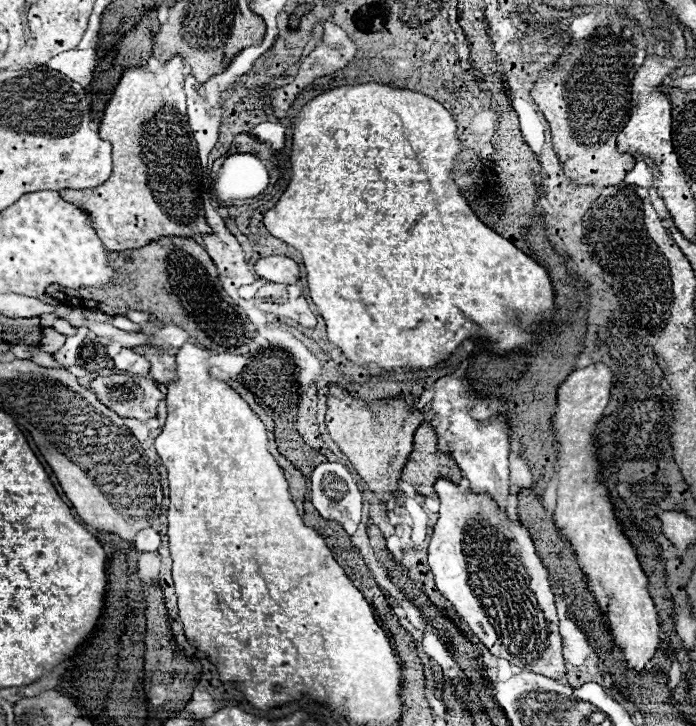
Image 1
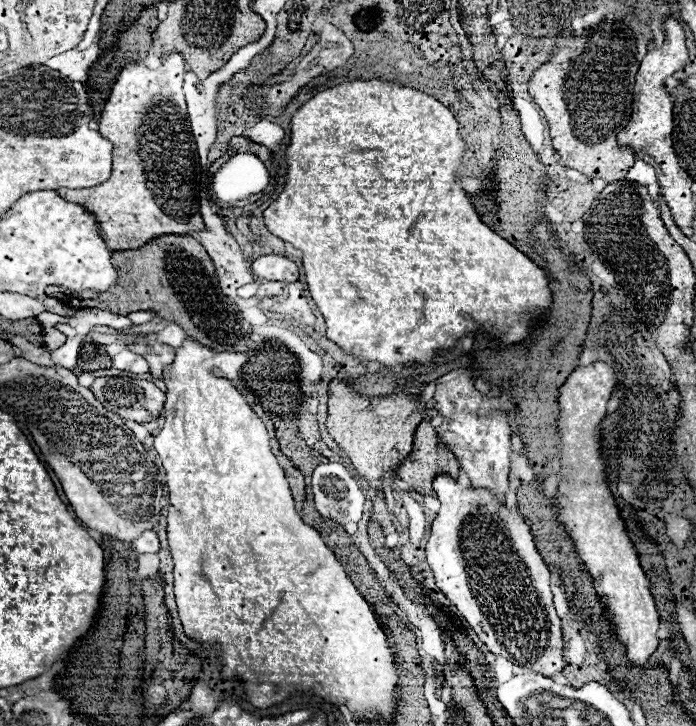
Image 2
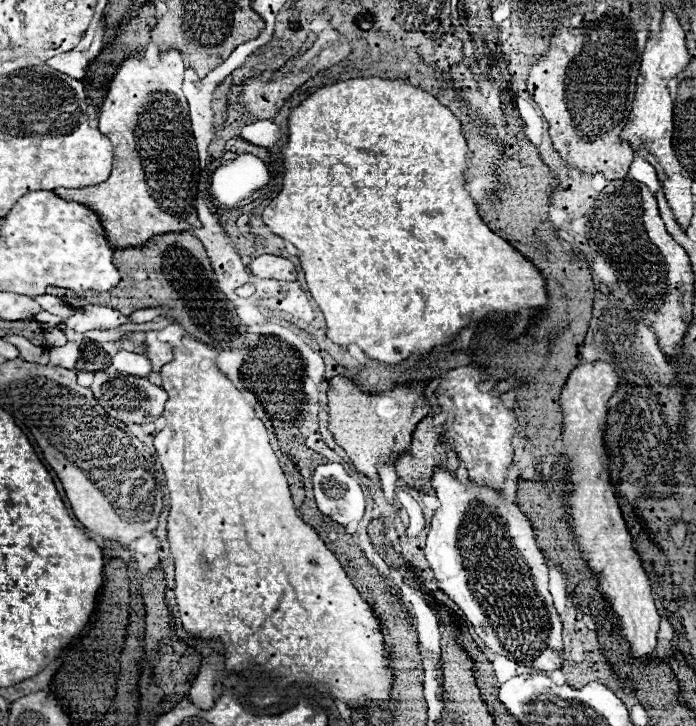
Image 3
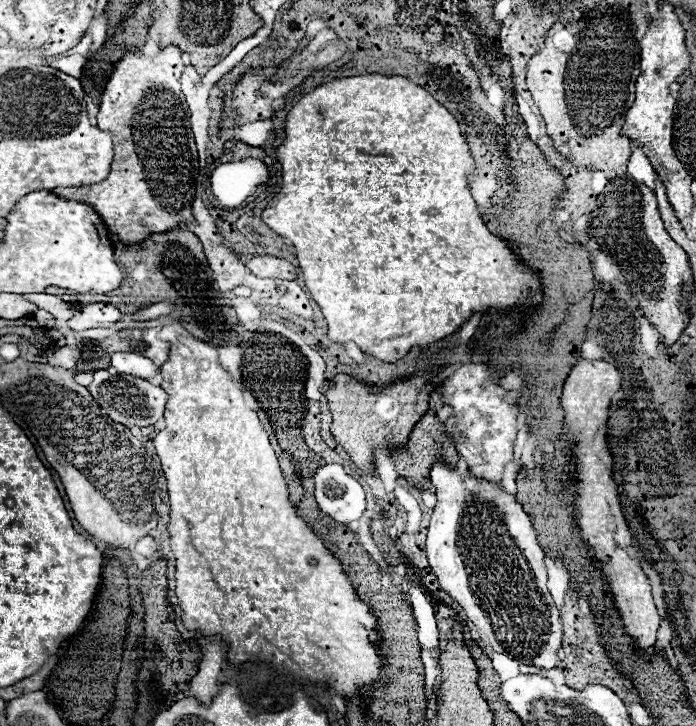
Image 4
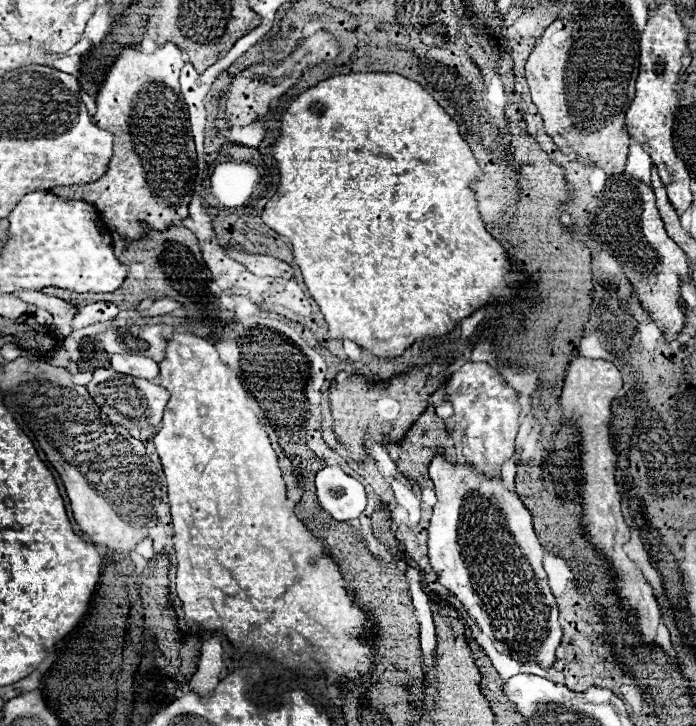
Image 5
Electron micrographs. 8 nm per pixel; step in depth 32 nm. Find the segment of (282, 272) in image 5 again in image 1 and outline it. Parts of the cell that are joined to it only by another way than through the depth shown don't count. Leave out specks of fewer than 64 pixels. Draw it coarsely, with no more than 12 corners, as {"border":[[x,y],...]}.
{"border":[[266,256],[254,264],[260,278],[294,284],[300,268],[288,256]]}

